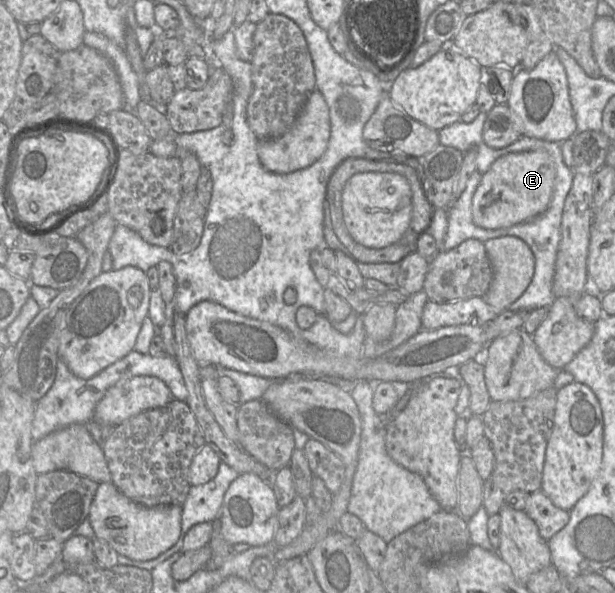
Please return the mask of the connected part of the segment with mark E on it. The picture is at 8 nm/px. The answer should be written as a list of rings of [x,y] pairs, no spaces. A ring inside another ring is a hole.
[[[545,149],[499,157],[482,175],[473,195],[473,222],[485,229],[508,228],[542,214],[551,201],[555,177],[554,160]]]

